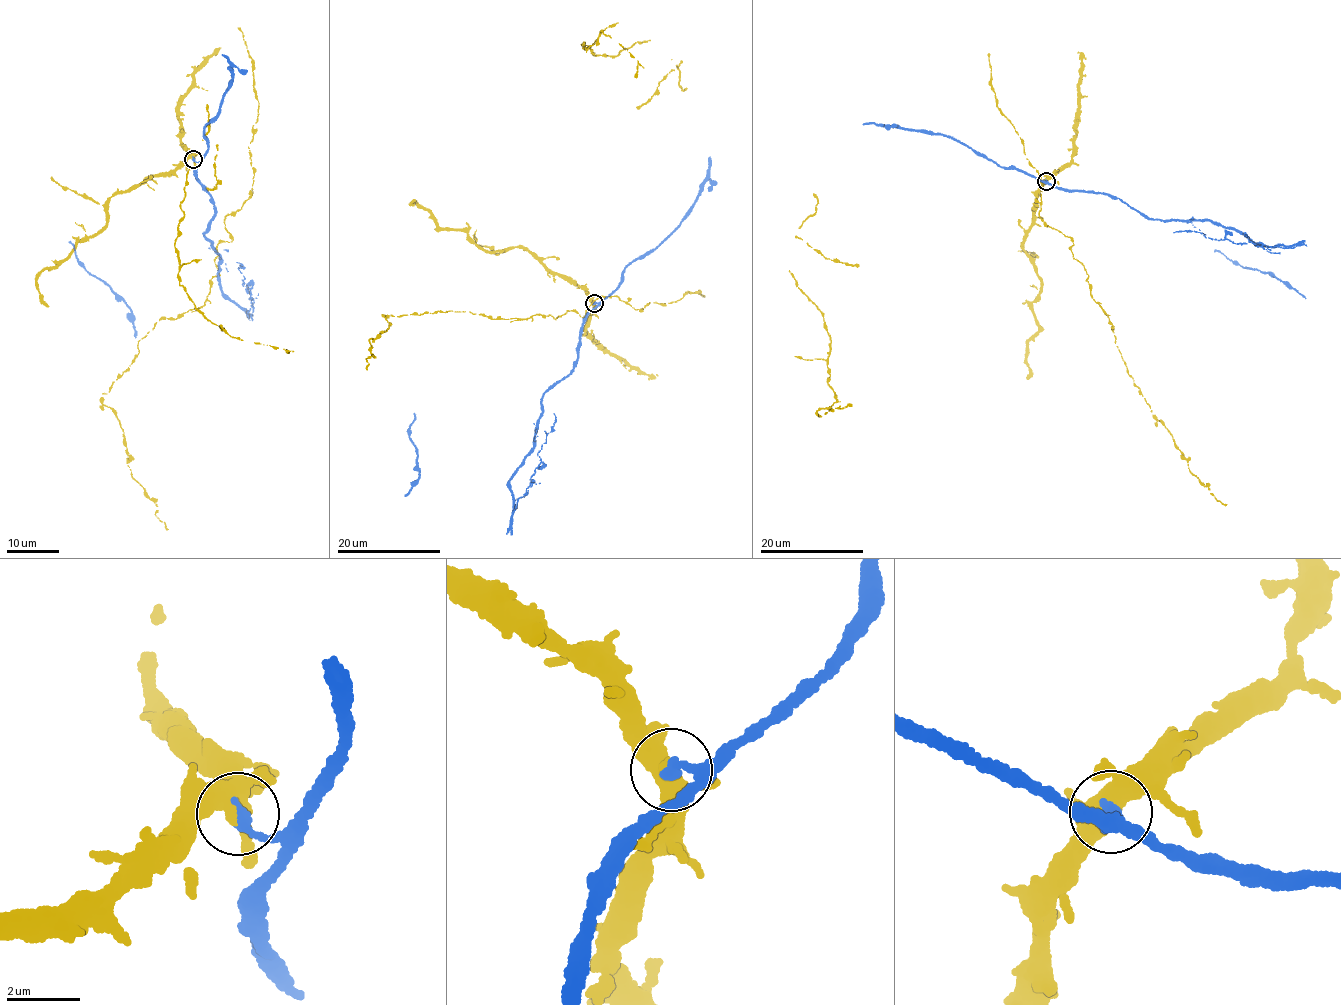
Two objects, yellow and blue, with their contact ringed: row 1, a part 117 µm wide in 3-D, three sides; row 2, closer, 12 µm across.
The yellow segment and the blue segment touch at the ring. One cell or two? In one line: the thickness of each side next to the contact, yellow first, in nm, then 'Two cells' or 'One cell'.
Thickness 300 nm (yellow) against 400 nm. Two cells

